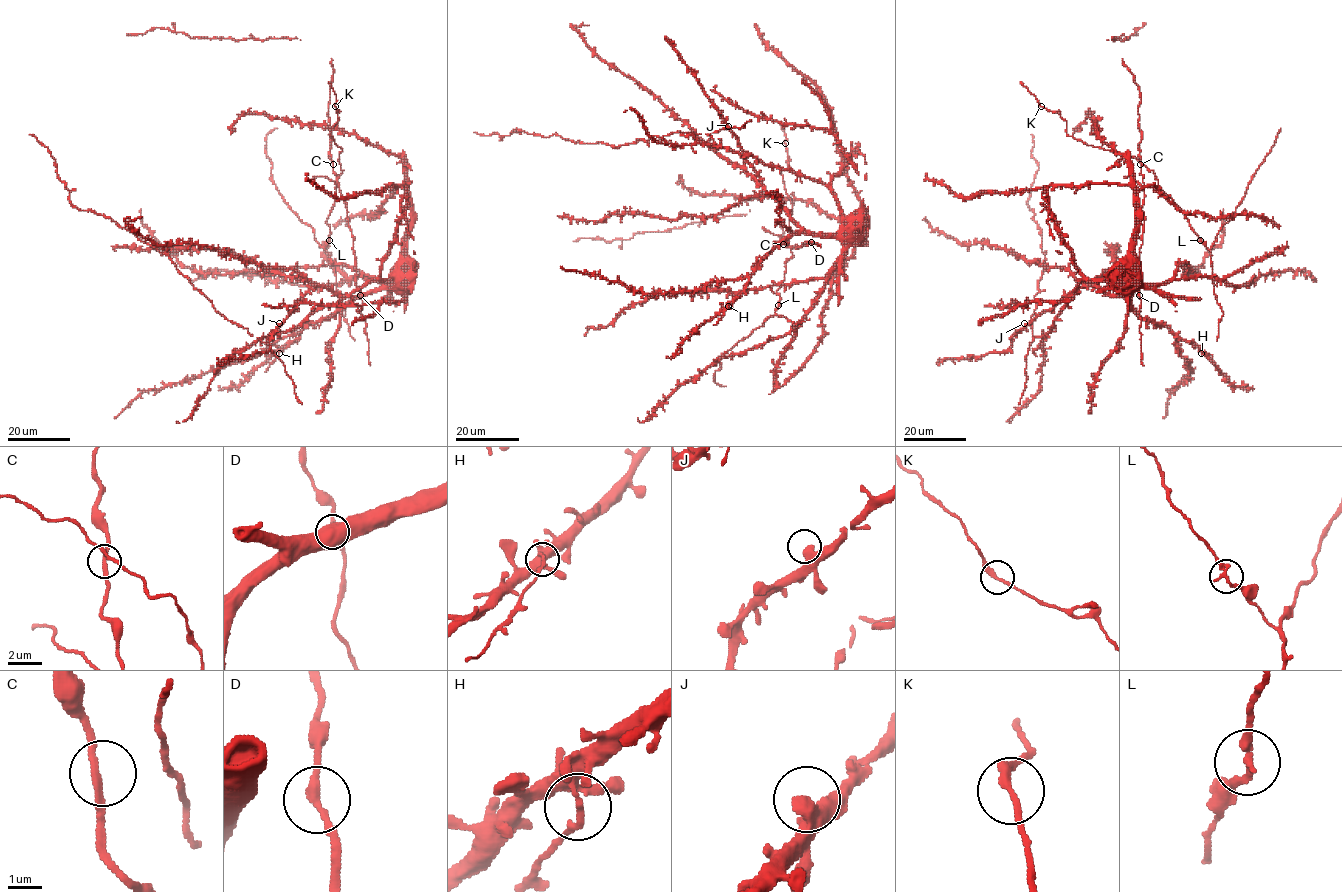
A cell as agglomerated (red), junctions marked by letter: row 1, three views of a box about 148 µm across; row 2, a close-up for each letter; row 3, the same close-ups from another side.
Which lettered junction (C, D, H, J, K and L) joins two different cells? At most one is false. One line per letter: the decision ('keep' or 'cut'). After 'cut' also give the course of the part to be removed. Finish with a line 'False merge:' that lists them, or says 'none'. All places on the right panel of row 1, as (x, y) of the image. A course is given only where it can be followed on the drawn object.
C: keep
D: keep
H: cut; foreign part runs (1202, 353), (1220, 372)
J: keep
K: keep
L: keep
False merge: H

